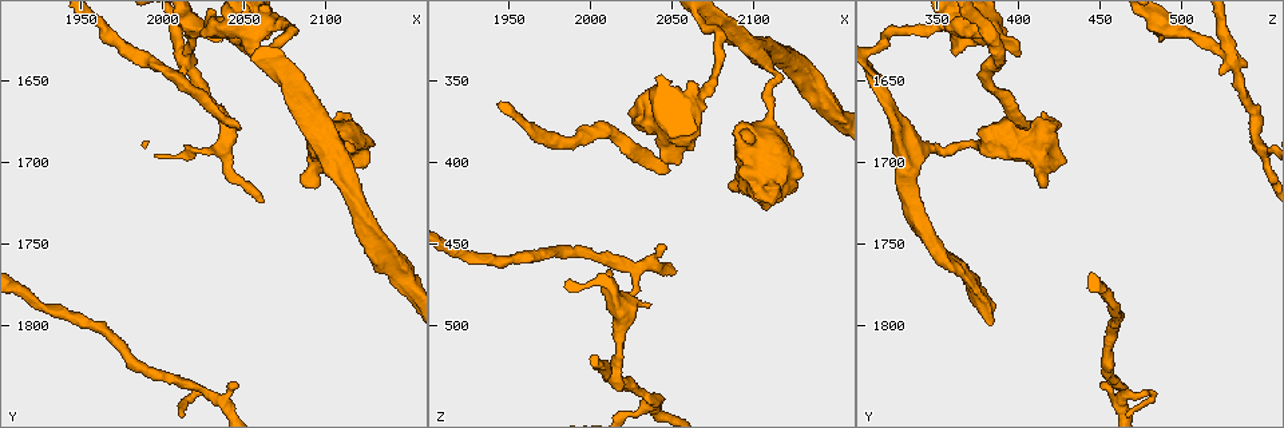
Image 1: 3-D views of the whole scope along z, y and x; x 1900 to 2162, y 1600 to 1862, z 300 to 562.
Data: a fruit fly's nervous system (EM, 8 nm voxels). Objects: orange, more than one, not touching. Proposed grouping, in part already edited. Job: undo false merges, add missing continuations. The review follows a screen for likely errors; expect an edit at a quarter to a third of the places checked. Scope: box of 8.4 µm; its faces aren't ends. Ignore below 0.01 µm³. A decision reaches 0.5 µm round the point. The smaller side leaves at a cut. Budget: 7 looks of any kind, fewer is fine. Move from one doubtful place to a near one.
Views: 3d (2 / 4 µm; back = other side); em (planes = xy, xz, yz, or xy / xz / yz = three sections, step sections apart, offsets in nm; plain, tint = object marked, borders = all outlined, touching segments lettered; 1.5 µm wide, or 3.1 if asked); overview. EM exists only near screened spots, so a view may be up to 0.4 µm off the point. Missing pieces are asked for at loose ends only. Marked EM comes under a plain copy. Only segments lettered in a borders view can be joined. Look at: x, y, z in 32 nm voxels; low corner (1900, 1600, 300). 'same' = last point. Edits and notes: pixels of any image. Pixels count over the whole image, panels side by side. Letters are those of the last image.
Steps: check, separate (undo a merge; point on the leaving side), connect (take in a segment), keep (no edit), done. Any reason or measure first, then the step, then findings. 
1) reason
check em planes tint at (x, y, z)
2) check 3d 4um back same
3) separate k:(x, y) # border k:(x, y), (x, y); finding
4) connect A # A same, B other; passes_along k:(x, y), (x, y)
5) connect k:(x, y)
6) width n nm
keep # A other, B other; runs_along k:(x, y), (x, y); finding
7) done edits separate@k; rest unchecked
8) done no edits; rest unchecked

calibre changes
check em xy step 8 tint at (2110, 1688, 368)

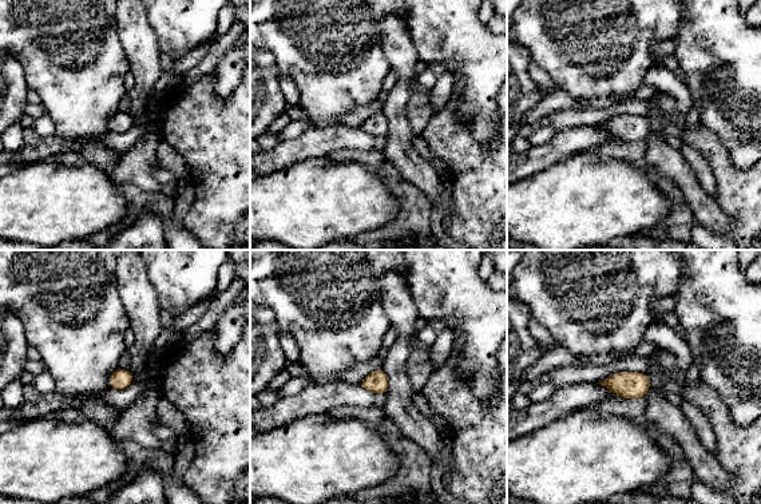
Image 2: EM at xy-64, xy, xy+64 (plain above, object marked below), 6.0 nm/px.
check em planes tint same

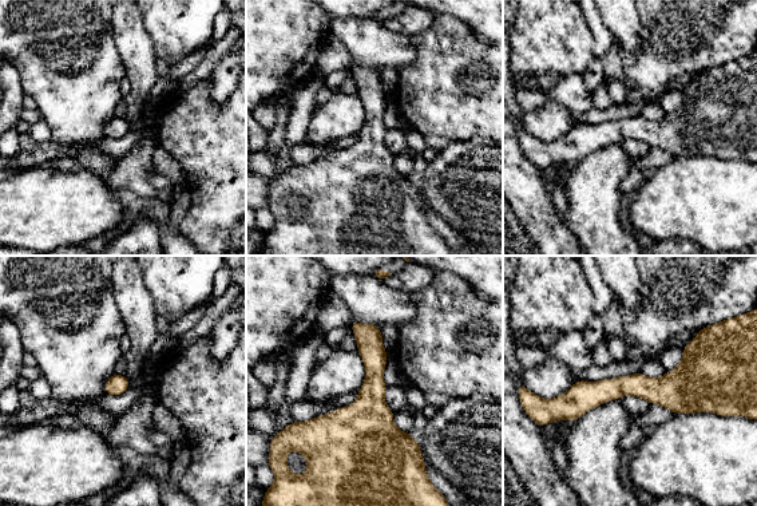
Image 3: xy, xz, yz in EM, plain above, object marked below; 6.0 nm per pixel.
check em planes borders same

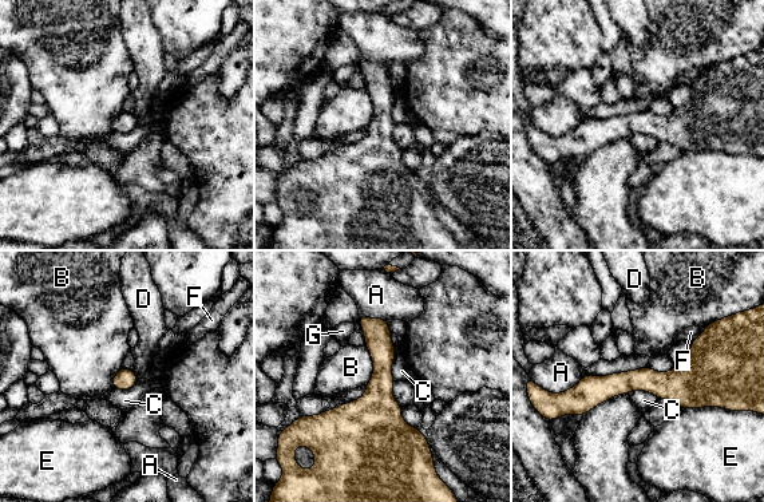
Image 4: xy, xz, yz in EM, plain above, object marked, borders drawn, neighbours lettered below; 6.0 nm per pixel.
keep # A other, B other, C other, D other, E other, F other, G other; border 4:(628, 392), (613, 395), (584, 415); continuous, no second neuron

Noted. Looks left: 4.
end of a long branch
check em planes borders at (2046, 1678, 408)

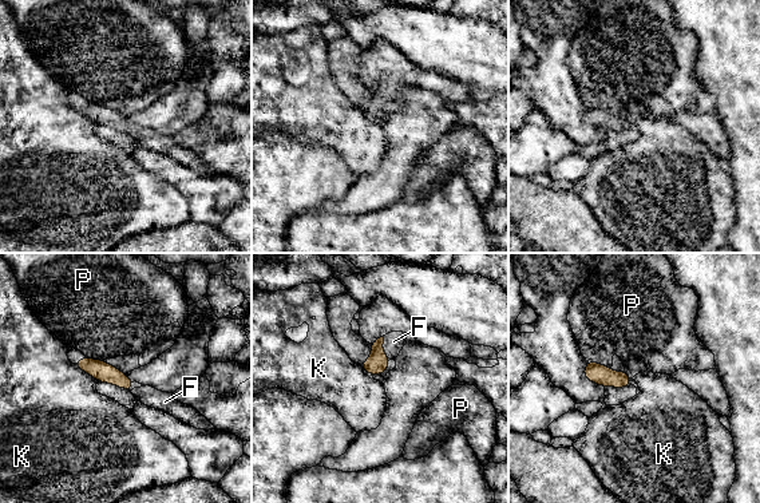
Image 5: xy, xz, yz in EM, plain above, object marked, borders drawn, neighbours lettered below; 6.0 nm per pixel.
connect F # F same, K other, P other; passes_along 5:(376, 364), (382, 348), (394, 341); the neuron continues

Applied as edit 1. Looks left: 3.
see it whole again
check overview

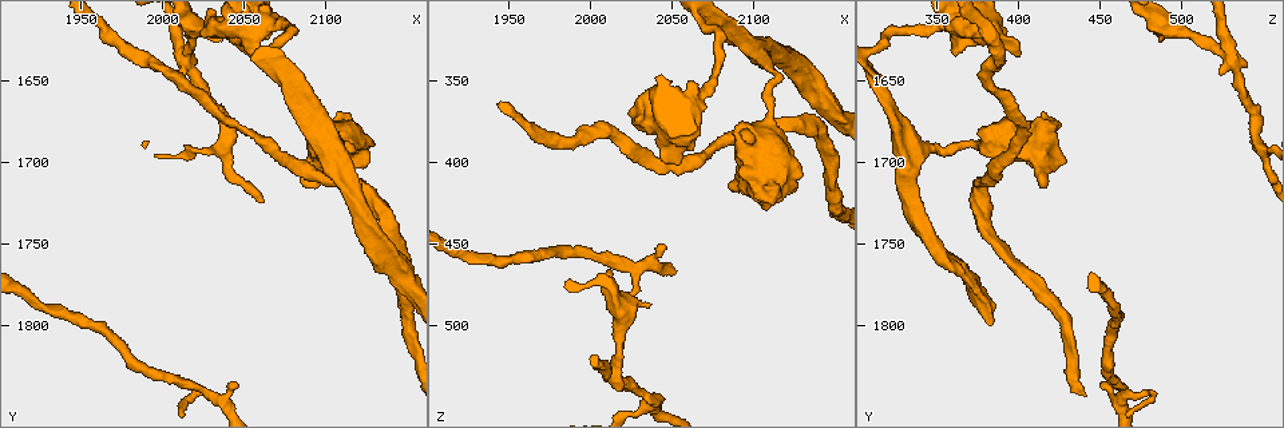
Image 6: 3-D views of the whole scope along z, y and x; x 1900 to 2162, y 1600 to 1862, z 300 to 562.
check em planes borders at (2046, 1836, 452)

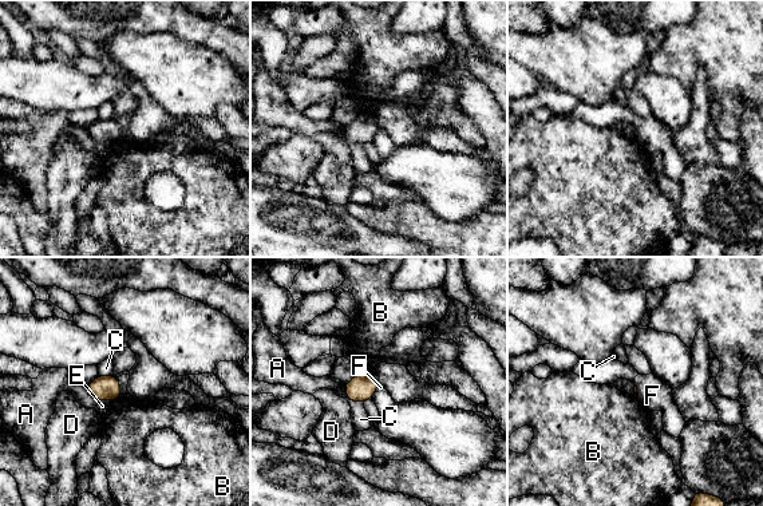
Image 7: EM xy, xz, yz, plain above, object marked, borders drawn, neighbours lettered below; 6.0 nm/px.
longest_contact F 130 nm
keep # A other, B other, C other, D other, E other, F other; no lettered segment goes on from it

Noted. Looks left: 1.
done edits connect@5; rest unchecked

